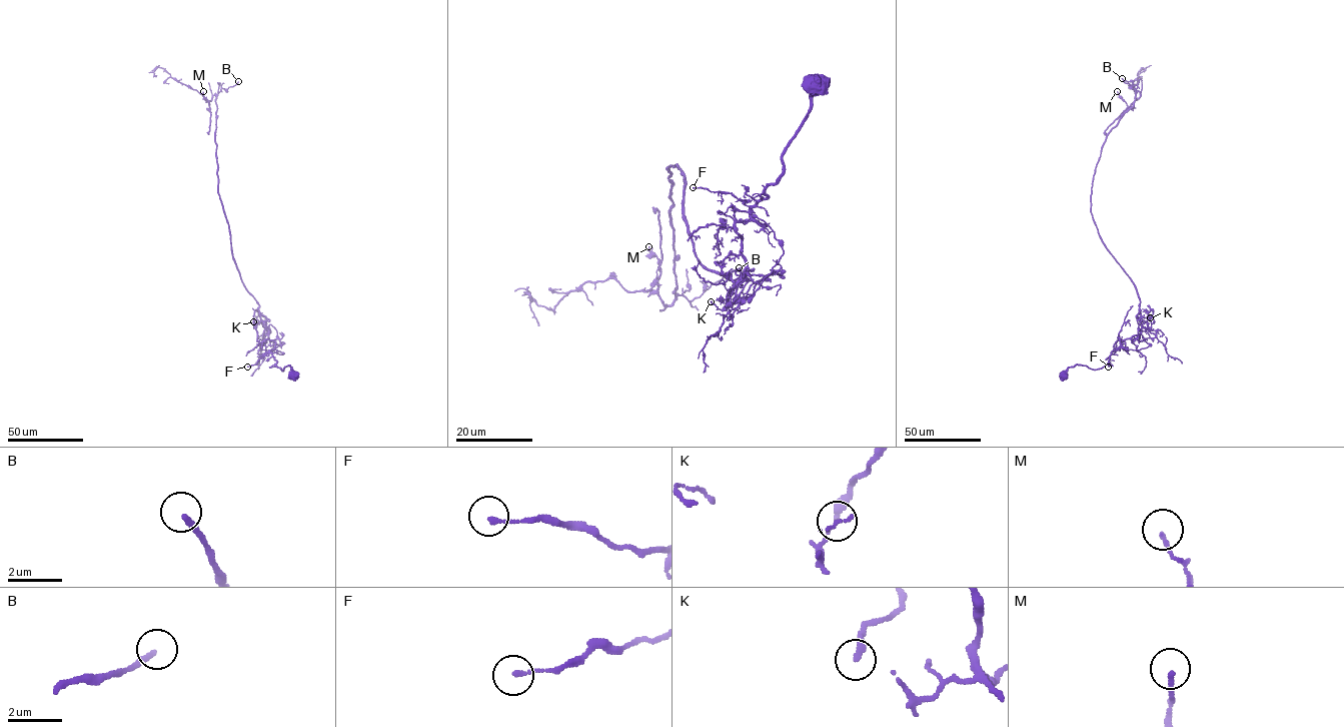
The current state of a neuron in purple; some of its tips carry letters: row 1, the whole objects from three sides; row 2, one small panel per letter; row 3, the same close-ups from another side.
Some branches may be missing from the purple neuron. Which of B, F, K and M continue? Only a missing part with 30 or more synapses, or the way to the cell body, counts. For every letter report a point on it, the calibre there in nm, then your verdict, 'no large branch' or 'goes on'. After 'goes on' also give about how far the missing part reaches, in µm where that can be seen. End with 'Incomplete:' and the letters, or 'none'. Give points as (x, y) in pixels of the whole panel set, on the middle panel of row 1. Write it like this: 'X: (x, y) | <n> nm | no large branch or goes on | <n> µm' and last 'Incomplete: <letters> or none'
B: (739, 267) | 220 nm | goes on | 45 µm
F: (693, 187) | 150 nm | no large branch
K: (711, 301) | 170 nm | no large branch
M: (648, 246) | 150 nm | no large branch
Incomplete: B

